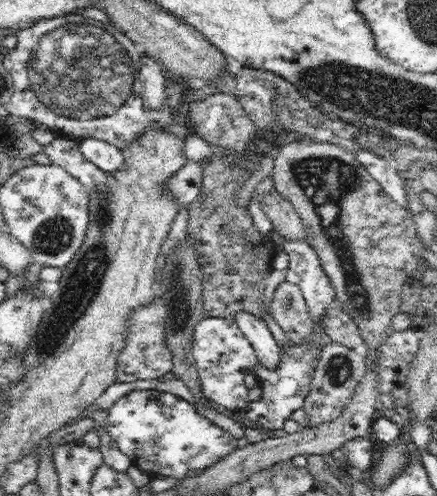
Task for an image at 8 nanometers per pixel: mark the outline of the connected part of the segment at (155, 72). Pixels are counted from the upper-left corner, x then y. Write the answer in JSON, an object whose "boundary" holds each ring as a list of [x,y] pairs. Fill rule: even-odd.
{"boundary":[[[142,54],[140,64],[139,77],[142,85],[143,104],[148,110],[161,109],[164,107],[164,100],[166,100],[164,66],[146,54],[144,56]]]}

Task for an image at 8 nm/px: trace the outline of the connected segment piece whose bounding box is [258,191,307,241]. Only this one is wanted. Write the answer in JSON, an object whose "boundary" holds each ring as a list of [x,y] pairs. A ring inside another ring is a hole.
{"boundary":[[[275,191],[260,194],[258,201],[262,205],[262,211],[268,215],[268,219],[272,222],[274,231],[289,241],[306,240],[305,228],[296,209],[280,193]]]}

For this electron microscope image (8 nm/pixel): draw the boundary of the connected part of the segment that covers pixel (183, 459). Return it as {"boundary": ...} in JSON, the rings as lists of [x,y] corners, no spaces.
{"boundary":[[[157,389],[134,390],[114,402],[109,408],[105,429],[119,450],[129,456],[131,464],[151,477],[162,474],[183,479],[186,474],[202,470],[205,466],[223,459],[234,450],[237,443],[230,433],[200,415],[195,405],[172,393]]]}

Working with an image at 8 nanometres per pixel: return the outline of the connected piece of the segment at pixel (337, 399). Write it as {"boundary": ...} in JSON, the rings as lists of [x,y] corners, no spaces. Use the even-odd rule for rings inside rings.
{"boundary":[[[328,341],[324,344],[319,356],[311,388],[302,404],[308,420],[306,427],[319,427],[322,423],[335,421],[343,413],[344,407],[352,400],[360,379],[367,372],[365,358],[358,355],[354,349],[340,343]]]}

